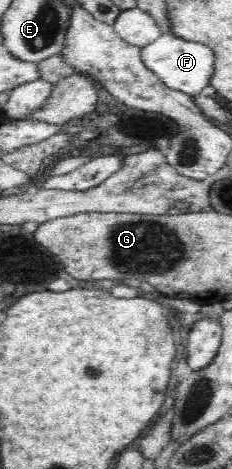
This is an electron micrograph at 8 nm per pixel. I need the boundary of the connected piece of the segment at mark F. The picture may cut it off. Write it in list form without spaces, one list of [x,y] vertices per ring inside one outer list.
[[[173,32],[162,33],[151,45],[143,47],[141,58],[167,87],[190,95],[199,94],[205,86],[209,86],[215,70],[215,54],[209,46],[179,38]]]

